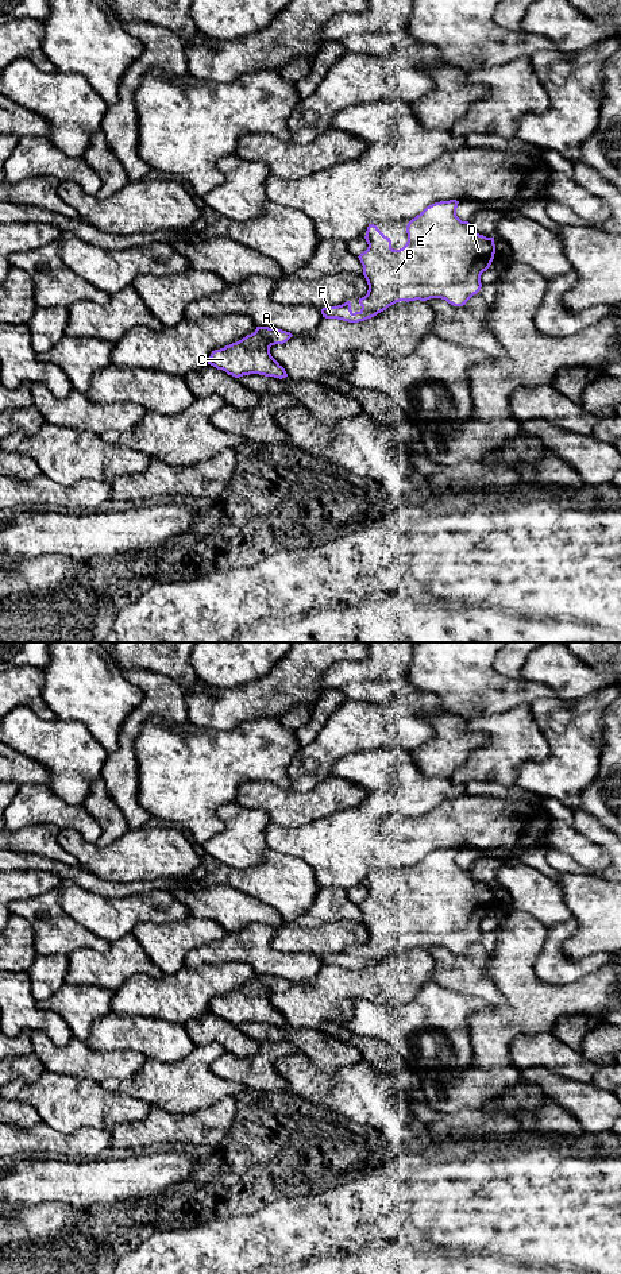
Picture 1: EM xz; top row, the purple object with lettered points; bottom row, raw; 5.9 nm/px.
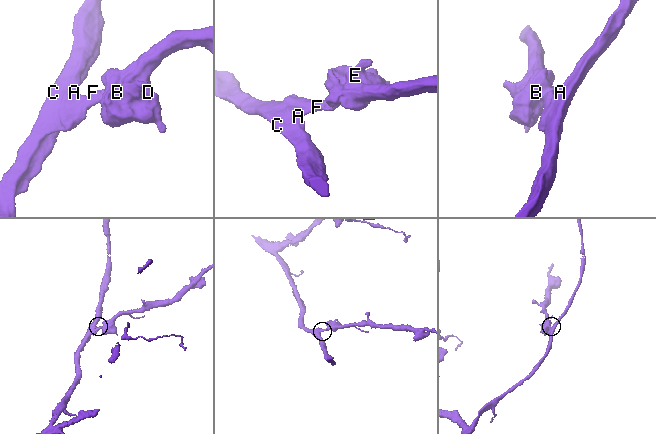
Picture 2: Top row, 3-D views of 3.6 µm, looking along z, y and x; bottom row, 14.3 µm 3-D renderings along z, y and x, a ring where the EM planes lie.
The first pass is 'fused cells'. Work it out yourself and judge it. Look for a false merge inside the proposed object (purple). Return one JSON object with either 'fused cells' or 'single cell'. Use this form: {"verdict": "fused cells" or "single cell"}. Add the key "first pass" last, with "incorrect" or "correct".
{"verdict": "single cell", "first pass": "incorrect"}

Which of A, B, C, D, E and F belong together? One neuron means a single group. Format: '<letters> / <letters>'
A B C D E F

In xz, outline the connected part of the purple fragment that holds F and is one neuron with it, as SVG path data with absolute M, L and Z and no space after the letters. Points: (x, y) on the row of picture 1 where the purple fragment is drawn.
M450 200L427 206L408 223L408 242L400 250L393 250L390 238L369 224L369 247L358 256L369 285L367 294L359 298L362 309L354 313L347 301L323 308L323 317L359 323L396 302L431 298L466 305L482 287L481 275L494 259L495 244L494 238L474 232L456 216L458 204Z

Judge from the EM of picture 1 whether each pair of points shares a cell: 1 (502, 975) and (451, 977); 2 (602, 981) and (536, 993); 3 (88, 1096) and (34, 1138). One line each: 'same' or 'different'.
1: different
2: same
3: different

